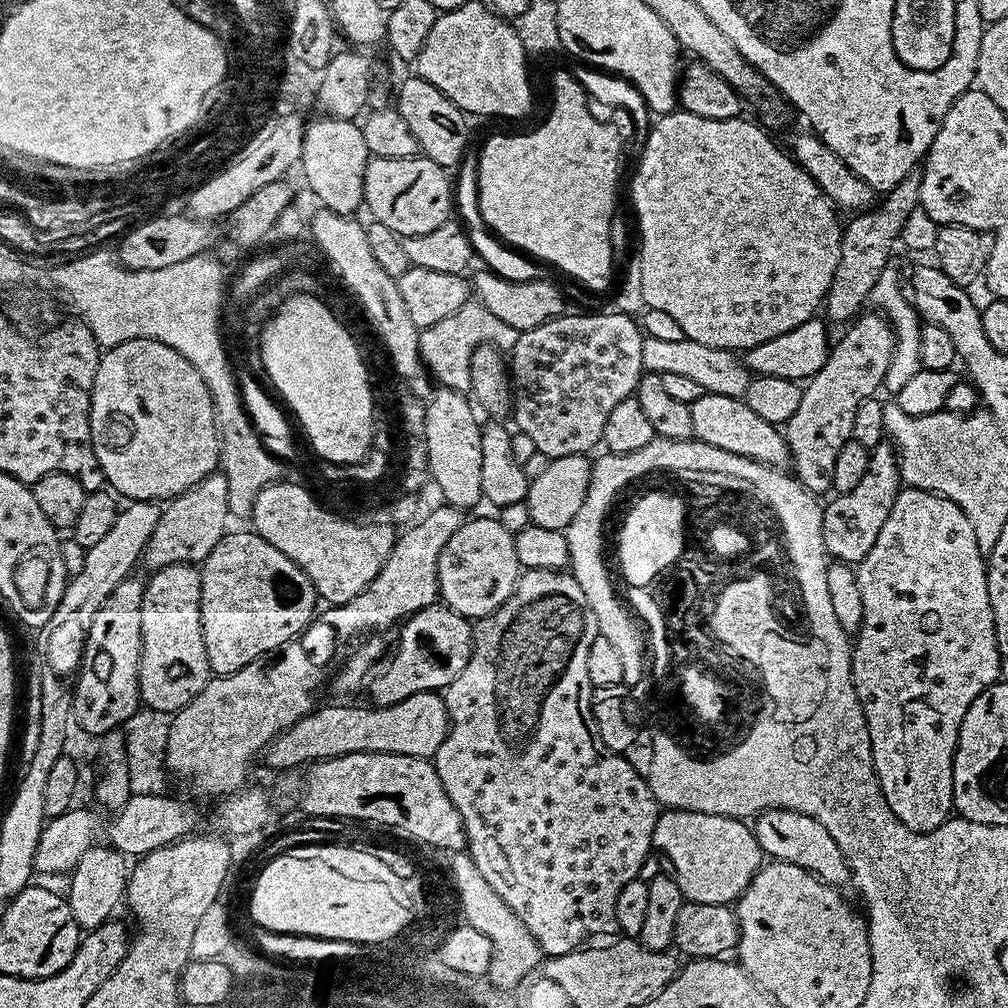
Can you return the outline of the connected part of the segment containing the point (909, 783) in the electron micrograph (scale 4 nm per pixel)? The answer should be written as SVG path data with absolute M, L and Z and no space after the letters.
M901 487L896 495L894 506L890 510L890 518L882 522L882 530L878 534L874 546L870 546L870 554L861 560L856 568L858 590L862 594L862 626L855 633L852 653L852 685L864 711L864 721L868 727L870 750L872 751L872 765L876 771L876 781L880 783L882 794L894 810L898 822L905 824L912 832L929 832L942 826L953 815L952 791L954 790L954 758L956 757L956 743L960 737L960 727L966 718L966 710L991 684L1001 679L1000 655L996 645L996 631L994 630L994 614L990 606L988 593L988 570L986 556L979 552L974 538L974 527L970 518L963 513L954 502L936 492L914 487Z

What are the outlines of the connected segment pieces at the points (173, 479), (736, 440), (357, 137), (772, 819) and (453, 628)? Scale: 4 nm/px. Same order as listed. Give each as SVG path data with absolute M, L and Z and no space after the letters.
M150 338L127 340L101 355L92 387L90 434L105 481L129 501L167 502L218 468L216 411L202 374L178 350Z
M706 390L702 398L688 405L688 409L695 439L718 446L718 450L757 460L760 464L784 466L789 463L788 444L784 441L783 431L777 425L766 422L766 418L758 418L758 414L754 414L741 397Z
M320 119L324 120L307 121L299 167L304 168L304 180L323 207L351 216L364 204L364 175L370 159L364 130L350 120Z
M768 808L755 817L754 831L765 857L802 866L802 870L812 872L823 884L831 884L833 888L843 889L844 883L847 885L851 881L852 869L848 867L842 850L838 850L838 842L834 842L830 830L826 830L822 822L810 818L810 814L789 808Z
M437 602L418 610L413 616L407 617L399 625L399 628L400 637L396 640L396 649L393 650L392 657L390 657L391 652L387 657L387 660L389 659L388 665L381 672L379 670L373 671L366 684L366 692L368 688L368 696L372 699L369 701L378 708L397 704L419 692L447 689L448 684L454 682L454 678L458 678L458 674L462 674L472 653L473 621L467 616L458 614L443 602Z

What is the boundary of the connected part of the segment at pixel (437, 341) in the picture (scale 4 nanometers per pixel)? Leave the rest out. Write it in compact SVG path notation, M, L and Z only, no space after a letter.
M469 302L454 310L450 318L442 318L442 322L434 322L434 326L421 331L420 356L437 385L467 393L472 387L470 362L479 344L494 344L501 350L511 350L516 345L517 335L514 326L508 326L506 322L502 322L502 318L490 314L484 304Z

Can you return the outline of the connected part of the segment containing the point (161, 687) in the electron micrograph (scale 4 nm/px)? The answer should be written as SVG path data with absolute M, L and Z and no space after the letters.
M193 565L157 568L144 586L140 698L153 713L175 714L209 682L210 669L200 621L200 573Z

